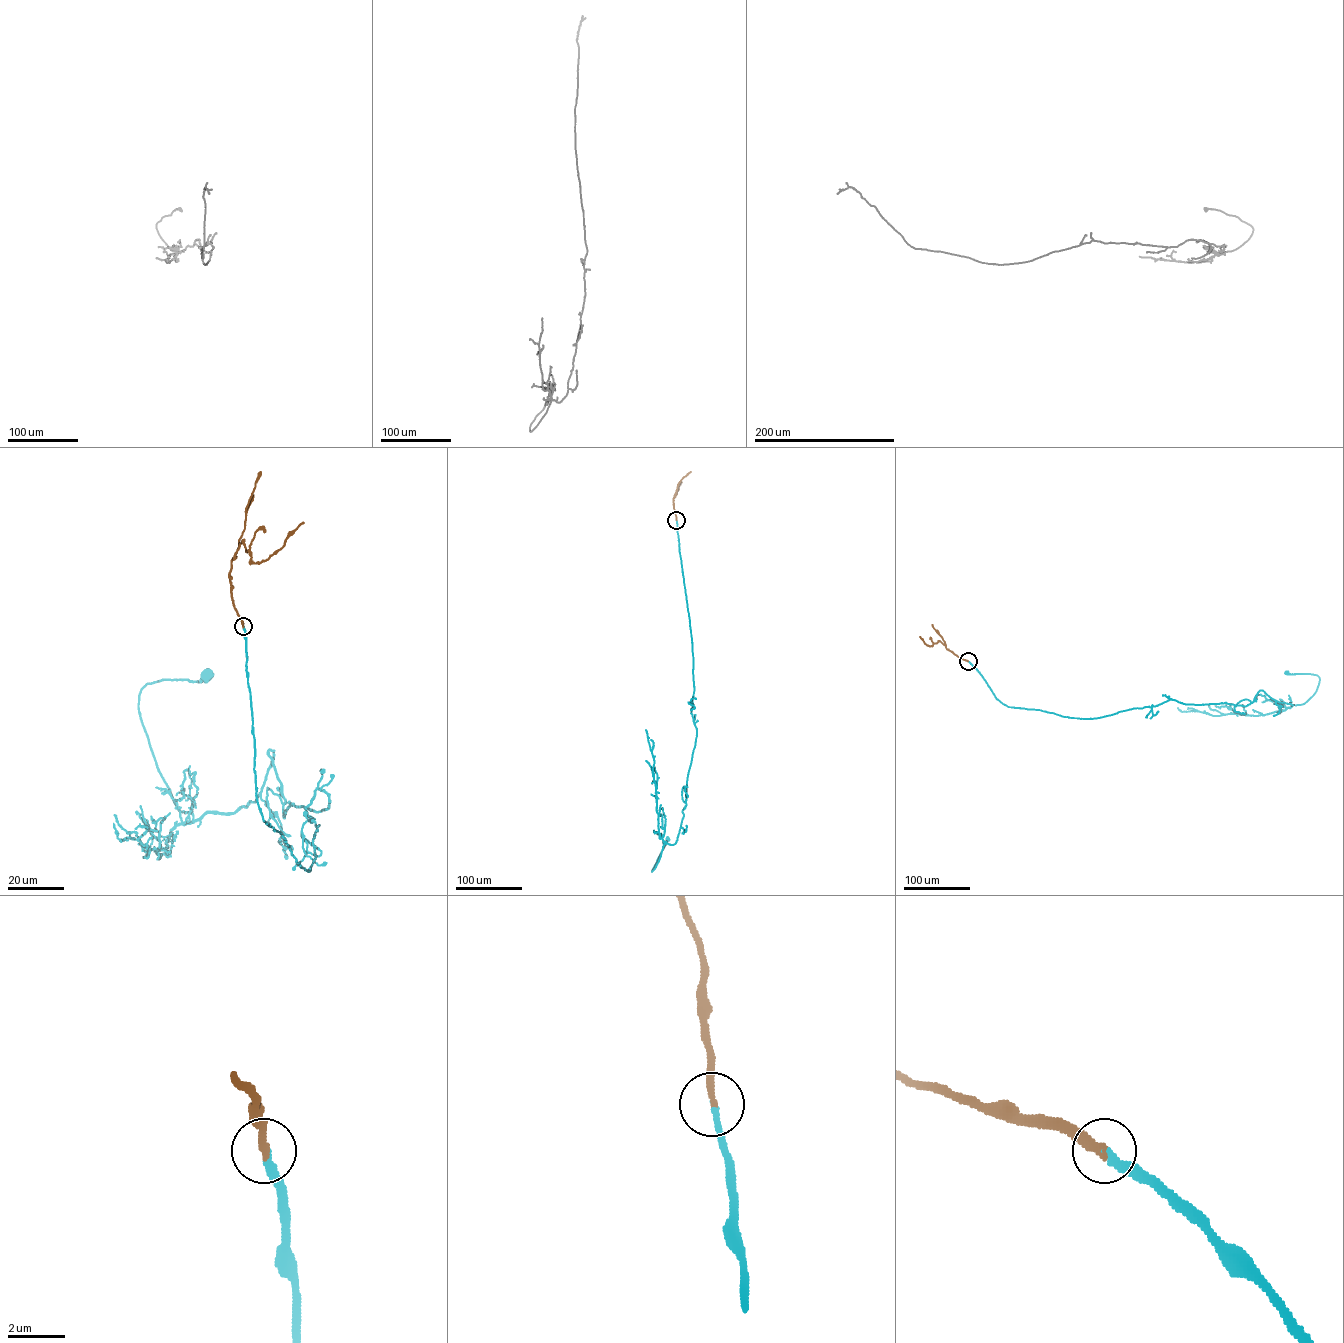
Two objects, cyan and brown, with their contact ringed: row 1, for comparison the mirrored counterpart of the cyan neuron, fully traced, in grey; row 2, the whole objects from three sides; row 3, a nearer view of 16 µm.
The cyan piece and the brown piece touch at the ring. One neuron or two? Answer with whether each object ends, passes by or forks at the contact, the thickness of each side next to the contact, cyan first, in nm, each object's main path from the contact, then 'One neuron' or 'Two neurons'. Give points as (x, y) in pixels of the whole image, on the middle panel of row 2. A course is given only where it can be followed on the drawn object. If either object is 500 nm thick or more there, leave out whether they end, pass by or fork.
At the ring cyan ends. At the ring brown ends. Thickness 220 nm (cyan) against 240 nm. Course of cyan: (676, 520), (692, 638), (691, 713), (696, 736), (677, 840), (673, 844), (664, 843), (651, 871), (667, 839). Course of brown: (676, 520), (673, 498), (678, 483), (690, 472). One neuron

